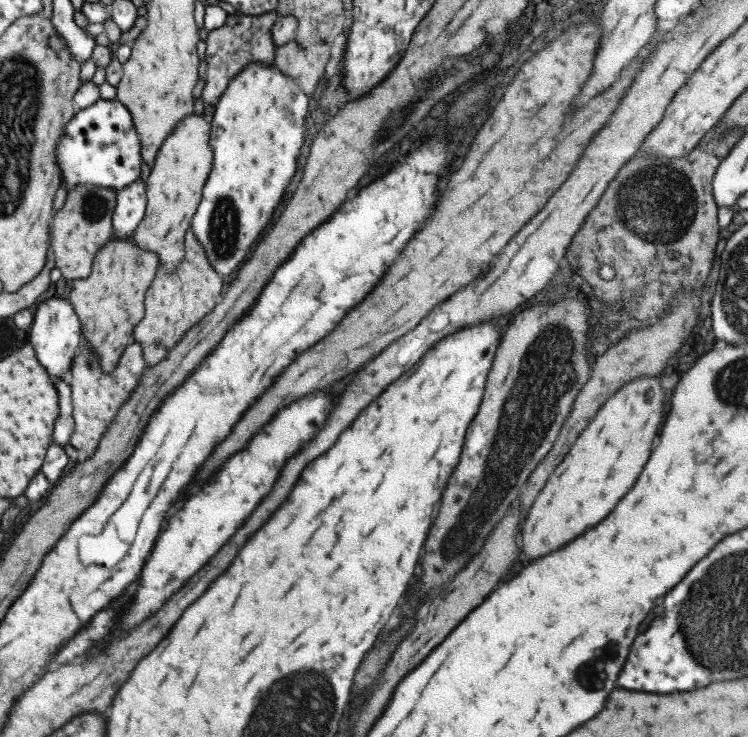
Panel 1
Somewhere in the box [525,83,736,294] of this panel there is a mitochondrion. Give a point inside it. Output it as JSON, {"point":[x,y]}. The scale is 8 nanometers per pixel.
{"point":[657,202]}

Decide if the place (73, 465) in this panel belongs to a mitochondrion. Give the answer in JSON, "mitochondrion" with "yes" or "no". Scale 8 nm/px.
{"mitochondrion":"no"}

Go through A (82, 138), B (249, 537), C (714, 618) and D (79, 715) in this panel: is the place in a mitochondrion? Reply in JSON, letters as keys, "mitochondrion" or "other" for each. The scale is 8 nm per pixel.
{"A":"other","B":"other","C":"mitochondrion","D":"other"}

